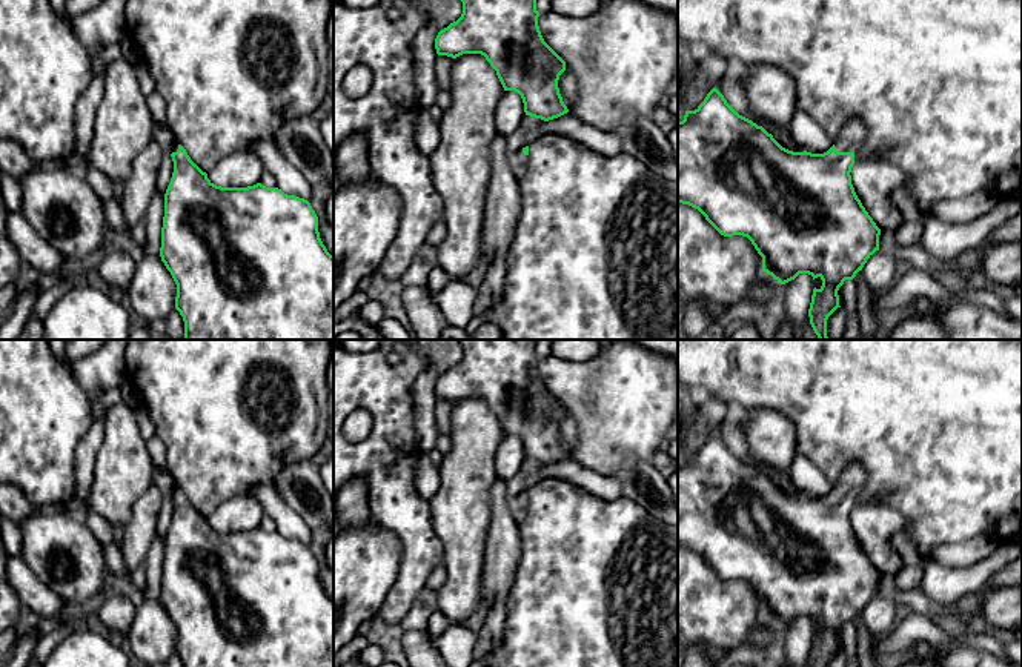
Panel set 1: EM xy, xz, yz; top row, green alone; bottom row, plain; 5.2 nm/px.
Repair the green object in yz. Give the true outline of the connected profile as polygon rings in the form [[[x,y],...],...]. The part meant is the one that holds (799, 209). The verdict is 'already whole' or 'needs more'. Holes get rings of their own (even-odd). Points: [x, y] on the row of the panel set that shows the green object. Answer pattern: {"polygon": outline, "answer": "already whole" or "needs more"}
{"polygon": [[[716,88],[678,121],[678,203],[698,209],[724,237],[747,237],[762,257],[762,270],[781,284],[799,274],[819,277],[822,286],[813,289],[808,309],[819,340],[828,340],[827,320],[841,307],[839,287],[879,251],[881,229],[858,198],[850,175],[865,134],[862,120],[851,118],[827,152],[793,152],[739,115]]], "answer": "needs more"}

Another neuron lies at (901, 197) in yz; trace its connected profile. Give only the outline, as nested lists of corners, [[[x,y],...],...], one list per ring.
[[[902,184],[893,191],[891,200],[896,204],[896,207],[901,211],[904,220],[924,221],[917,203]]]

